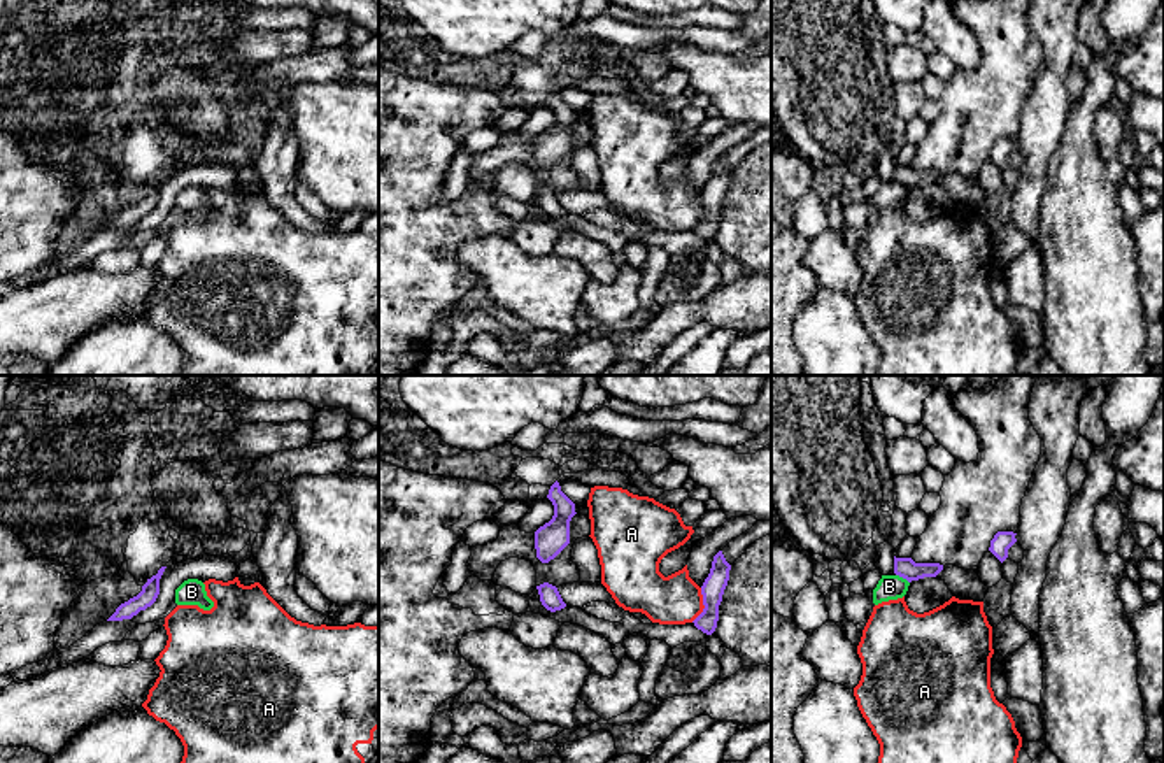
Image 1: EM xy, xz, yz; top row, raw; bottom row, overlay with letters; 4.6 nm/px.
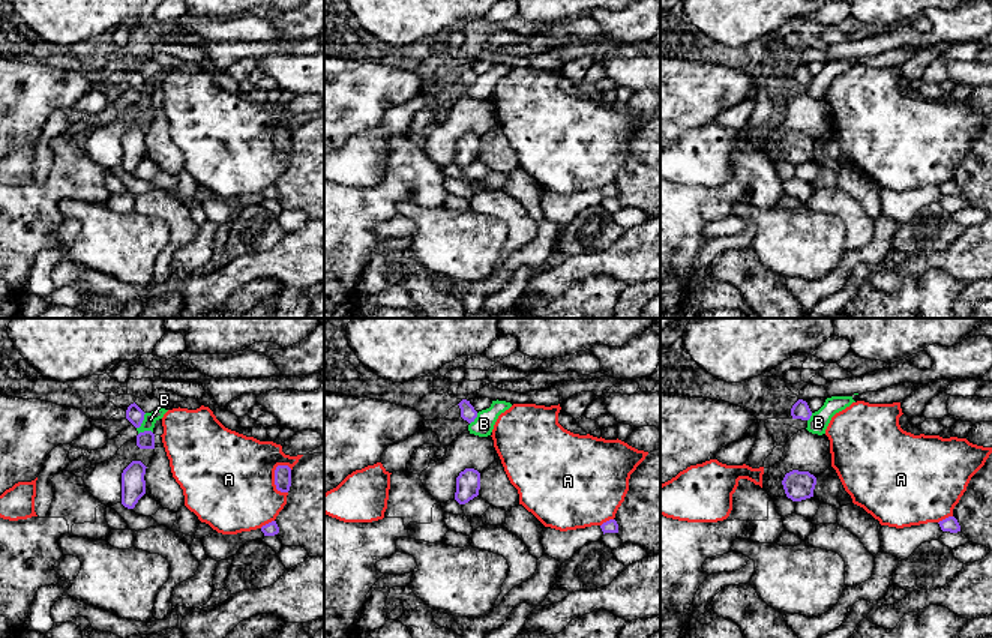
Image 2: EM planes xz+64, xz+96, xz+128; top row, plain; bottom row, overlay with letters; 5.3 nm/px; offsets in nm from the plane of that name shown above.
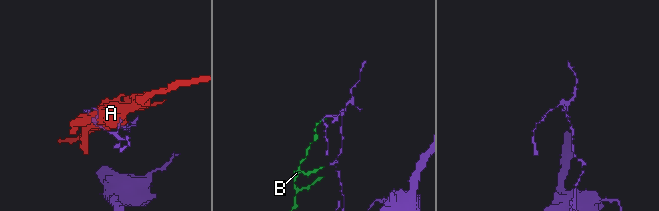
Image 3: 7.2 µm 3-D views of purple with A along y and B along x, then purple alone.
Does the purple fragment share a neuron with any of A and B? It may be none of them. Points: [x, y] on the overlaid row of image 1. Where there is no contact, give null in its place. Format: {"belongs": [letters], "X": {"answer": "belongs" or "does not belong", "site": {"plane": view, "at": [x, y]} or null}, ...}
{"belongs": [], "A": {"answer": "does not belong", "site": {"plane": "xz", "at": [703, 604]}}, "B": {"answer": "does not belong", "site": {"plane": "yz", "at": [903, 577]}}}

